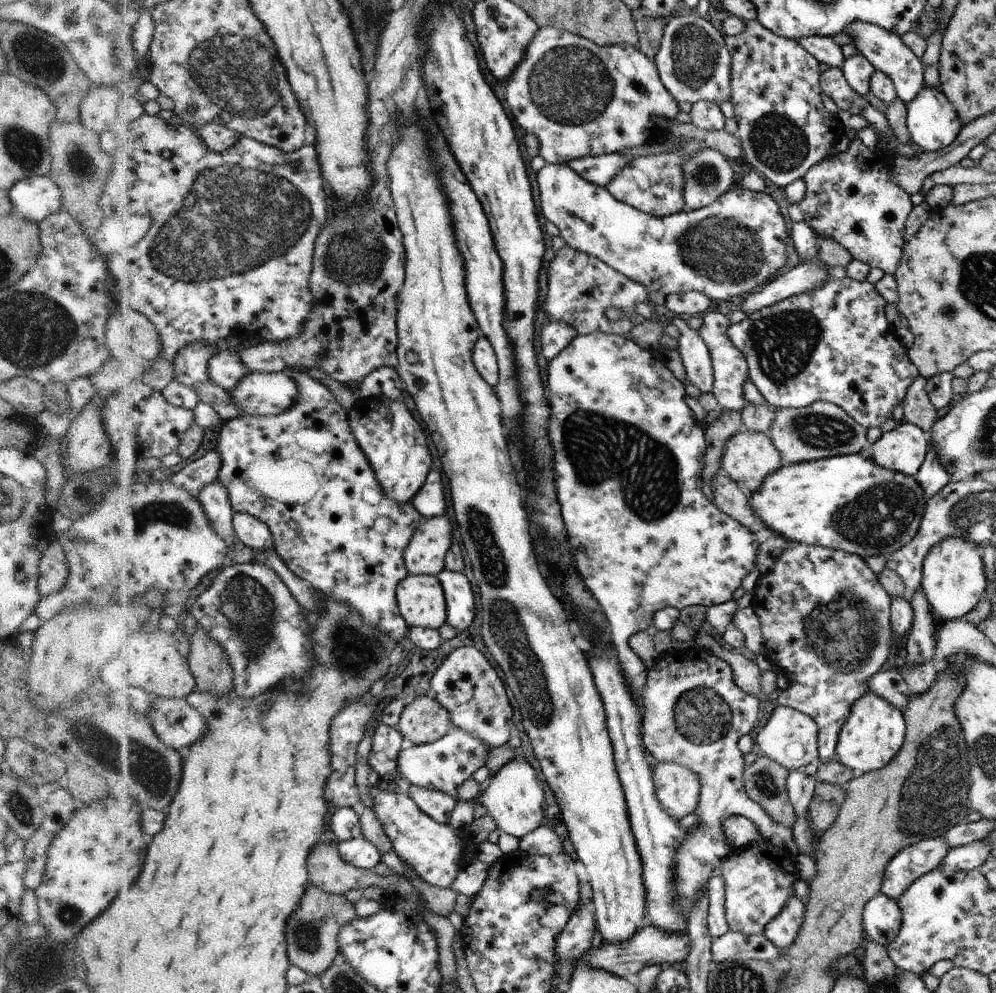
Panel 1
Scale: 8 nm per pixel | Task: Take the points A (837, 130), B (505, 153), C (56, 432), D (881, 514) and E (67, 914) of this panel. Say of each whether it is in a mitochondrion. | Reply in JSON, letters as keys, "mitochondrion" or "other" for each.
{"A":"other","B":"other","C":"other","D":"mitochondrion","E":"mitochondrion"}

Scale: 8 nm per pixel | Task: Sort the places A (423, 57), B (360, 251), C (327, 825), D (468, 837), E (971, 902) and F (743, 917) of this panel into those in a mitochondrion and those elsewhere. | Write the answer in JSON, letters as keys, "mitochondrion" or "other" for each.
{"A":"other","B":"mitochondrion","C":"other","D":"other","E":"other","F":"other"}

